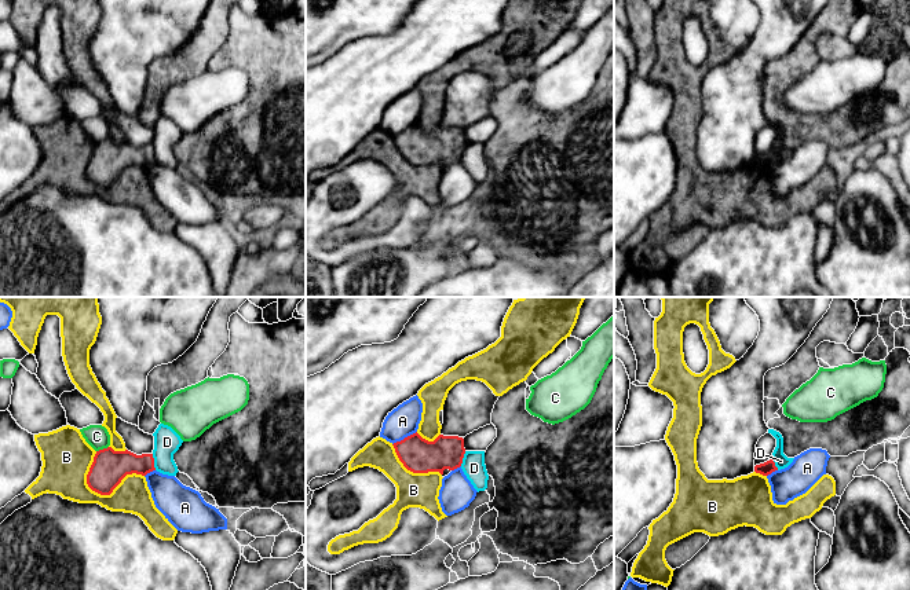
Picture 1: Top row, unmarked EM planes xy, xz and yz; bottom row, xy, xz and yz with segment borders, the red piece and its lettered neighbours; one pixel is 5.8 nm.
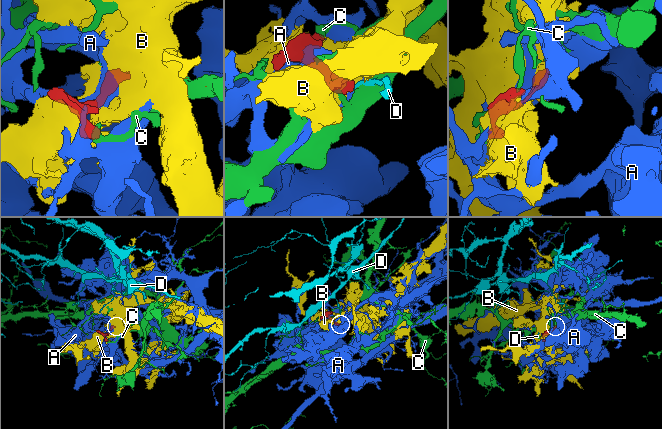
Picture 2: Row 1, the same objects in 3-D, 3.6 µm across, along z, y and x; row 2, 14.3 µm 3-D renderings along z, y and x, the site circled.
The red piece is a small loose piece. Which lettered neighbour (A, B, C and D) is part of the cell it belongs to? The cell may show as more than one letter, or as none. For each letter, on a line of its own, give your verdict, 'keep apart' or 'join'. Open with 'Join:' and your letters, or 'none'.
Join: none
A: keep apart
B: keep apart
C: keep apart
D: keep apart

